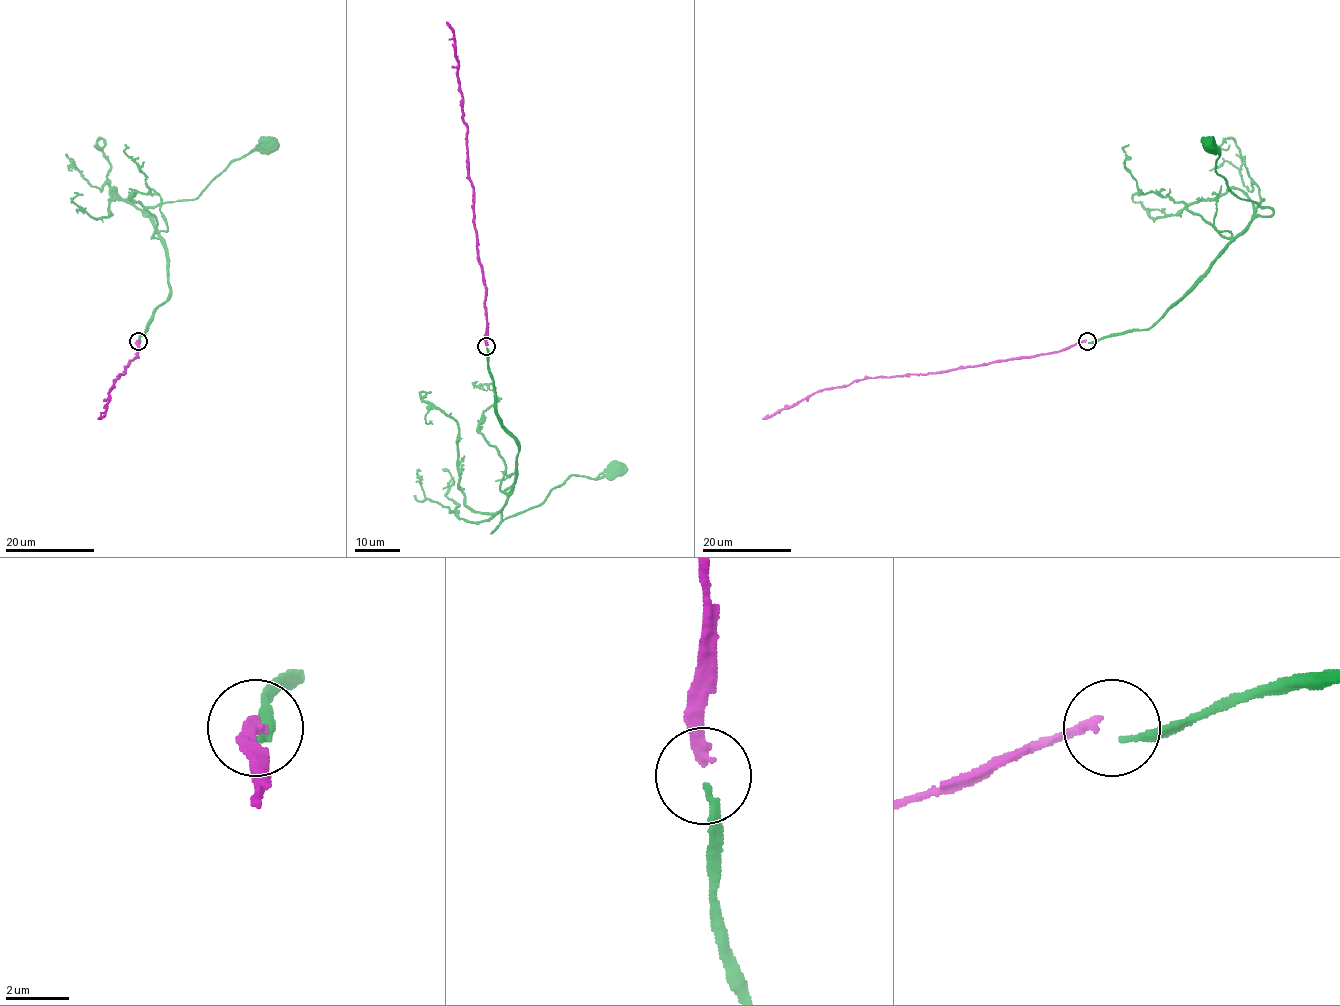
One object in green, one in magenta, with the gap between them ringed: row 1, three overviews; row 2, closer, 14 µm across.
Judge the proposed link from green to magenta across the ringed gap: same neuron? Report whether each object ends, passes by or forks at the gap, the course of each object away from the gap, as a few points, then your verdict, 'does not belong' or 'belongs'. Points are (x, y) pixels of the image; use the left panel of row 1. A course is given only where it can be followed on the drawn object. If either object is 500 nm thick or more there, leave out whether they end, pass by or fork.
green ends | magenta ends | green via (138, 342), (152, 313), (169, 293), (165, 241), (152, 216), (144, 210), (195, 199), (233, 161), (270, 144) | magenta via (138, 340), (137, 357), (114, 380), (107, 409), (98, 419) | does not belong

